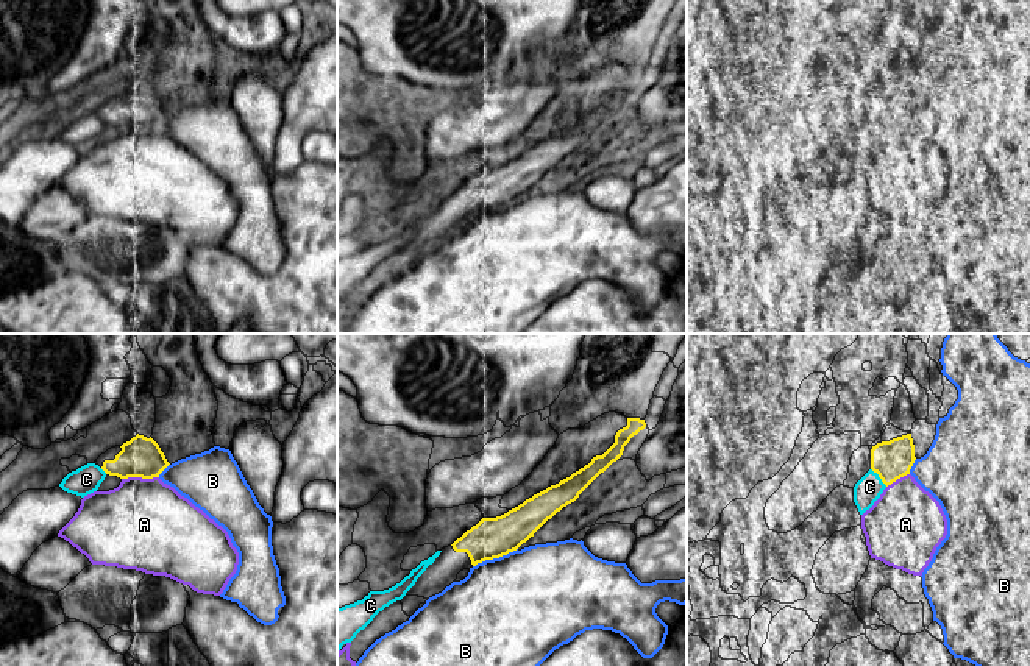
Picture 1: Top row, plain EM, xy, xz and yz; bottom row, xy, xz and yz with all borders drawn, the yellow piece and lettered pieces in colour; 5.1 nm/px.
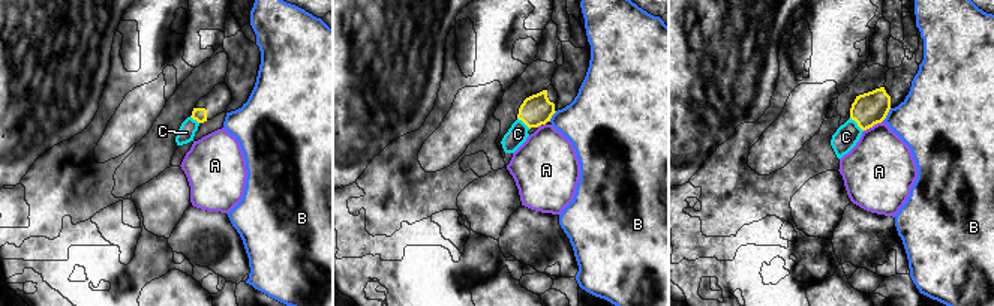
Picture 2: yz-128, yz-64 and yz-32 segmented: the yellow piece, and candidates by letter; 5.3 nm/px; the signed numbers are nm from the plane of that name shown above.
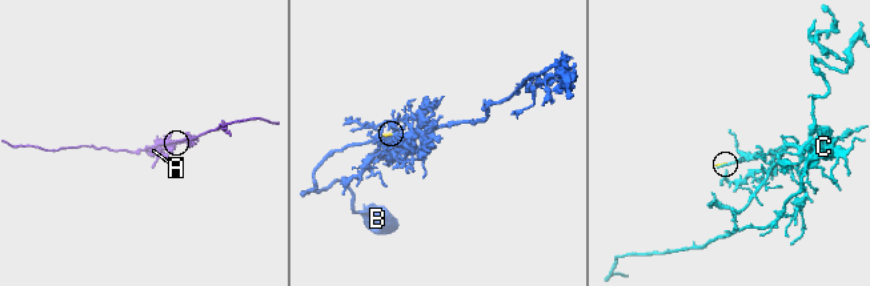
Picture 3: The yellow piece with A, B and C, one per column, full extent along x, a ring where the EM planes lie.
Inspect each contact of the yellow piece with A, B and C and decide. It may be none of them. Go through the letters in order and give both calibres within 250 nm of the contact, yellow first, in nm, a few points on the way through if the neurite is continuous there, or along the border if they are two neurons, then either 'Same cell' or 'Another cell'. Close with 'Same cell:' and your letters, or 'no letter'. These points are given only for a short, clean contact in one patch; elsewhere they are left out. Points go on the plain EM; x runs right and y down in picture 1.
A: Thickness 200 nm (yellow) against 480 nm. Another cell
B: Thickness 220 nm (yellow) against 480 nm. Another cell
C: Thickness 200 nm (yellow) against 140 nm. Another cell
Same cell: no letter

